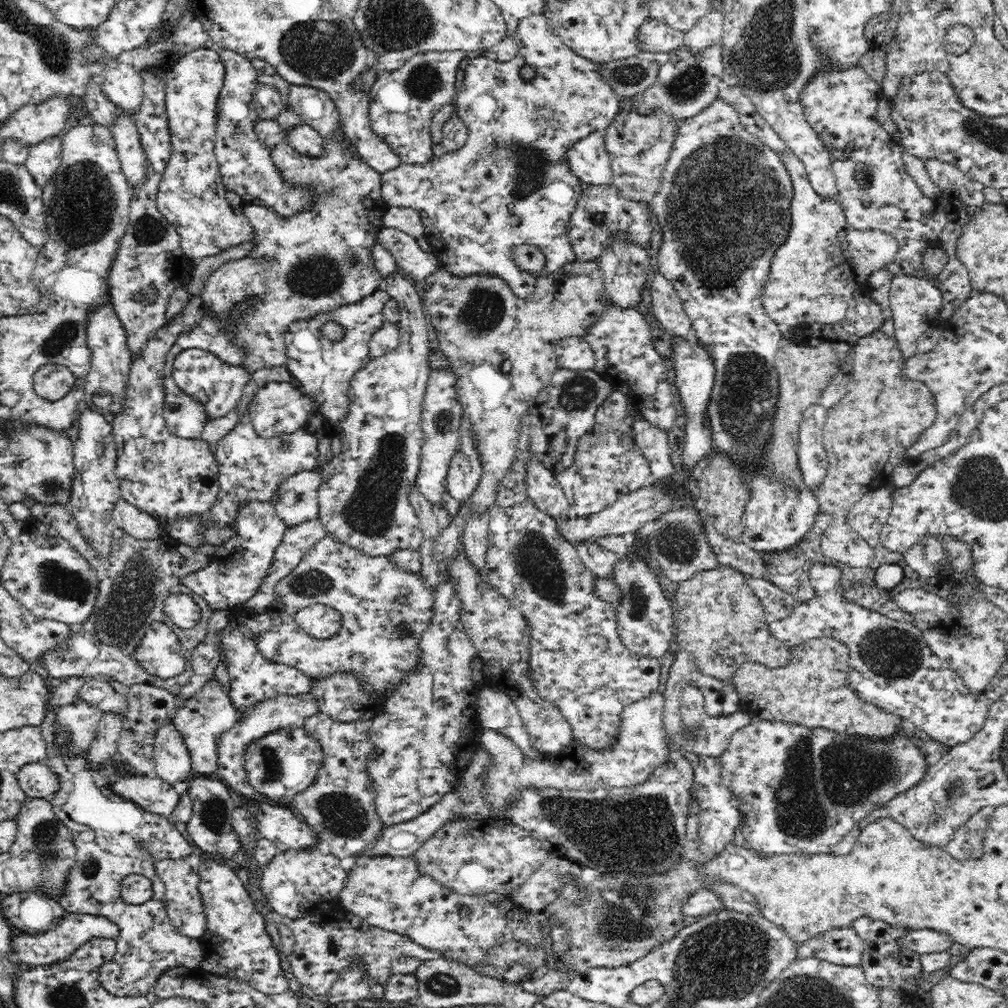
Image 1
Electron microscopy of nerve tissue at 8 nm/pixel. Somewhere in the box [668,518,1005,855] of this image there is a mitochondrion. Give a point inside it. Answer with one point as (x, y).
(806, 801)

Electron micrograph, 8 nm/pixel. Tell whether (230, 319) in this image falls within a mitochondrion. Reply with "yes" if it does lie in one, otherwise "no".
no

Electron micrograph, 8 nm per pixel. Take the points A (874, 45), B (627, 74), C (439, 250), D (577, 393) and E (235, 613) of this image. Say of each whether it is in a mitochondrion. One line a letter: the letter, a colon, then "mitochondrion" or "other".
A: other
B: mitochondrion
C: other
D: mitochondrion
E: other

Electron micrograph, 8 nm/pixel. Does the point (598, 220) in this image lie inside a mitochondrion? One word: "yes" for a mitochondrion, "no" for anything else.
yes

